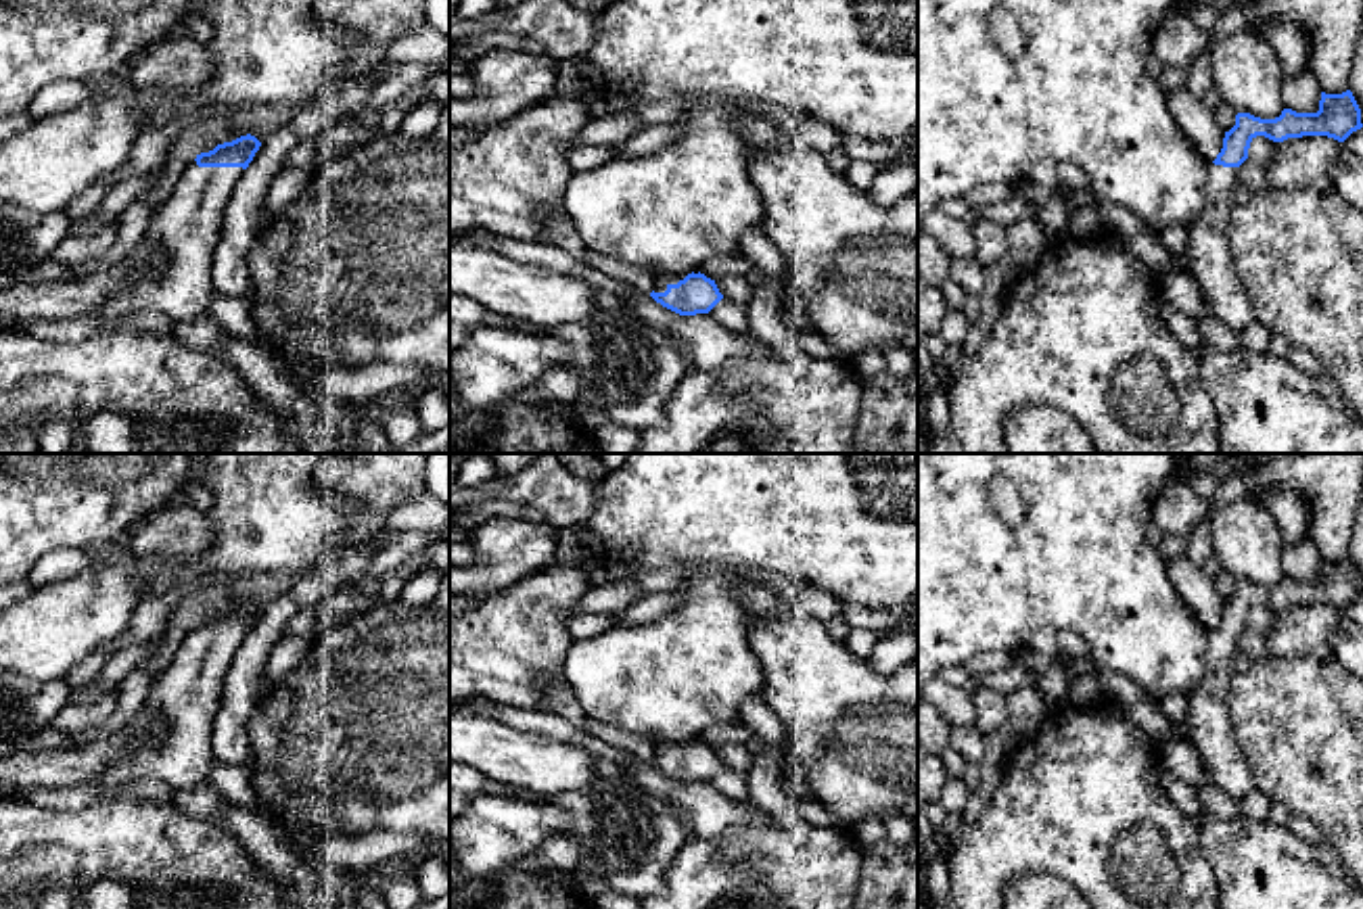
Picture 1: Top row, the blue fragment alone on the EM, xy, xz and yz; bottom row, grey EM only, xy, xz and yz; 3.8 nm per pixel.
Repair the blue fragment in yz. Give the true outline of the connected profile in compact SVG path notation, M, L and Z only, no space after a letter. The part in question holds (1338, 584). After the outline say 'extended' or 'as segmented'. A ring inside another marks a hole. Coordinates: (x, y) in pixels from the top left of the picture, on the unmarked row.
M1350 558L1342 562L1321 560L1317 581L1284 577L1275 587L1261 587L1250 581L1235 583L1235 593L1225 600L1221 621L1208 631L1204 673L1198 690L1189 696L1185 715L1189 742L1198 750L1210 784L1235 800L1254 790L1248 763L1233 742L1227 710L1238 635L1248 627L1250 610L1256 604L1265 604L1273 610L1302 604L1327 604L1344 610L1361 596L1361 577Z | extended

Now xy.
M247 602L197 623L184 635L140 708L161 713L169 721L169 731L159 744L132 736L130 746L113 756L113 765L94 786L117 788L142 777L159 779L174 790L207 786L217 765L211 752L211 725L224 679L259 614L261 610Z | extended

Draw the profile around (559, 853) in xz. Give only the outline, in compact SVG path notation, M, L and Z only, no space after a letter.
M567 836L550 838L533 857L518 863L521 869L552 867L573 869L577 865L579 844Z

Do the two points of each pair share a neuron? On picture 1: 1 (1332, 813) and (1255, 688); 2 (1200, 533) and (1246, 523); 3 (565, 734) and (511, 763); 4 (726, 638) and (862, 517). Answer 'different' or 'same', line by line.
1: same
2: different
3: different
4: same

